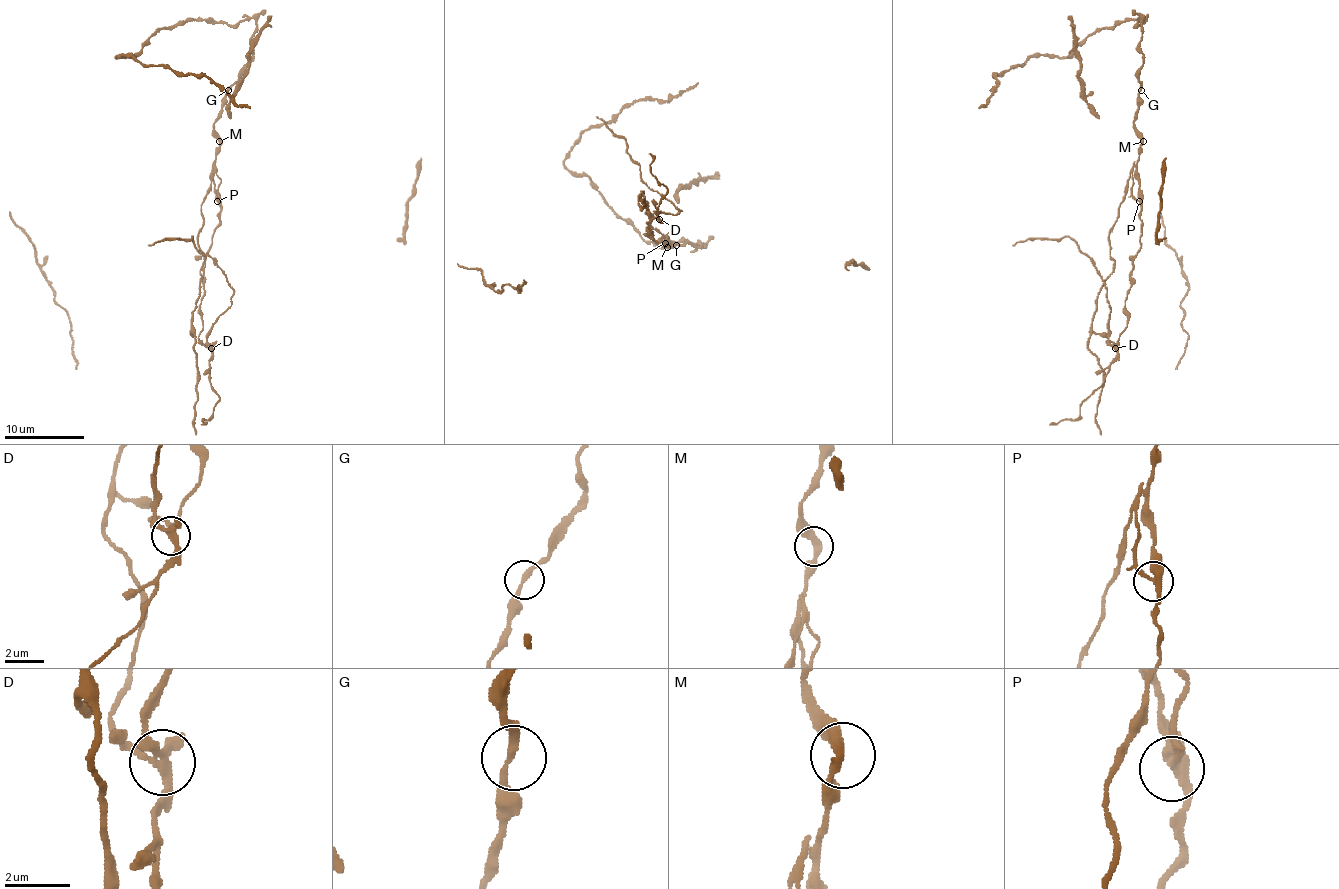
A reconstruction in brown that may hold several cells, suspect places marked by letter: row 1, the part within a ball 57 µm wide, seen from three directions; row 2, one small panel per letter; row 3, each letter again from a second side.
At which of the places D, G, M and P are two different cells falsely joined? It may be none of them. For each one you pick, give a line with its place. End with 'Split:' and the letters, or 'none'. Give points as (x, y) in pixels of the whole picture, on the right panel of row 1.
D: place (1115, 348)
P: place (1139, 201)
Split: D, P

